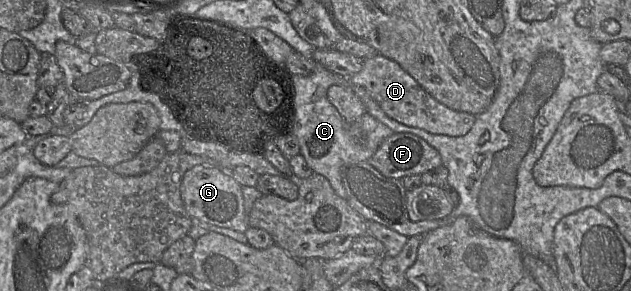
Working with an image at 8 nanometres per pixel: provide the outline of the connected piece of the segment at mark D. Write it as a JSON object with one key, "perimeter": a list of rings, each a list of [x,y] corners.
{"perimeter":[[[379,53],[366,58],[363,68],[351,76],[350,82],[363,87],[388,117],[432,134],[464,136],[476,119],[473,114],[450,109],[434,99],[397,62]]]}

